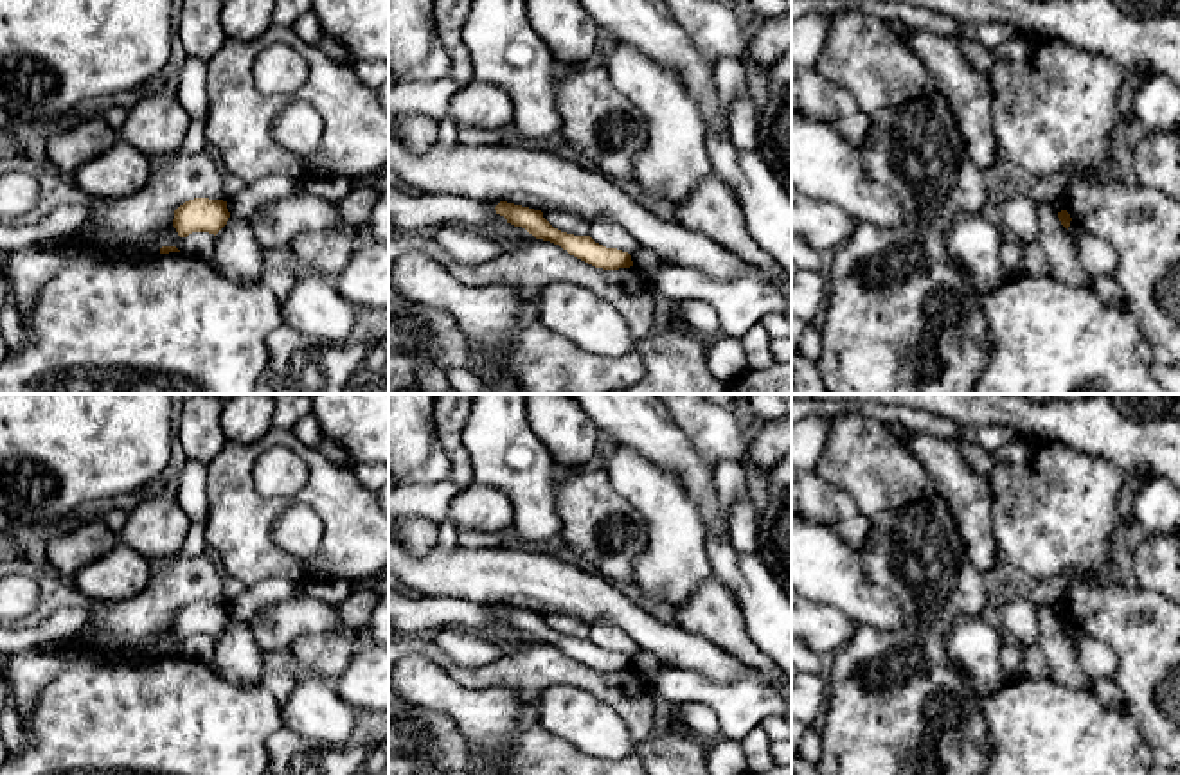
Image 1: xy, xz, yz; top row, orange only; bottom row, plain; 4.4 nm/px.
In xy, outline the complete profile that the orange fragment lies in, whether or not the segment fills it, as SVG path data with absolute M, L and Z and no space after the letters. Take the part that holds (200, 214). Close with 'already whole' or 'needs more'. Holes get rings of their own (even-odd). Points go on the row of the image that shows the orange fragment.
M194 198L174 210L173 227L180 237L187 237L192 232L209 232L216 236L227 225L228 218L227 201Z | already whole

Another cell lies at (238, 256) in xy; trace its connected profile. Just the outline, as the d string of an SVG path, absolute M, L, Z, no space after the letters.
M230 214L227 225L216 234L210 264L234 282L259 282L264 270L263 250L248 221Z

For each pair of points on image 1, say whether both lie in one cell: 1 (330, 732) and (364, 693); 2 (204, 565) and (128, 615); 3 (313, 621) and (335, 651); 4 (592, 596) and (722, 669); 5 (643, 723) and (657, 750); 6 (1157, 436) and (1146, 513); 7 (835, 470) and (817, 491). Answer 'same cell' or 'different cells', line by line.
1: different cells
2: same cell
3: different cells
4: same cell
5: different cells
6: different cells
7: different cells

